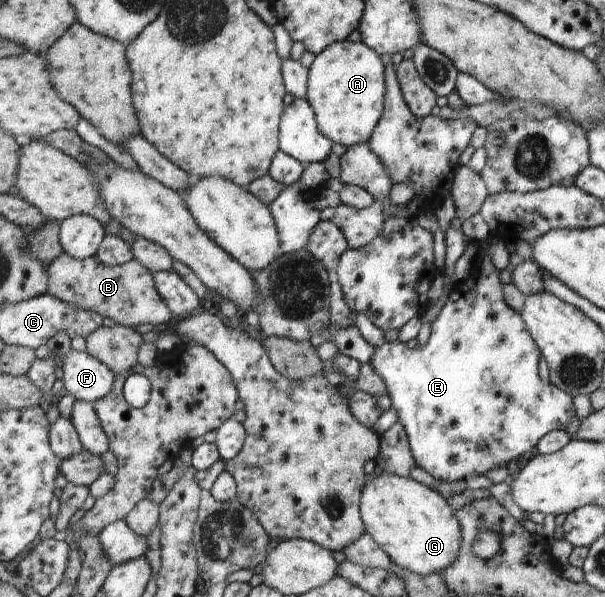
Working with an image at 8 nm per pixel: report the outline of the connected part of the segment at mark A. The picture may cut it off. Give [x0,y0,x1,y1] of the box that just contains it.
[307,42,386,146]

